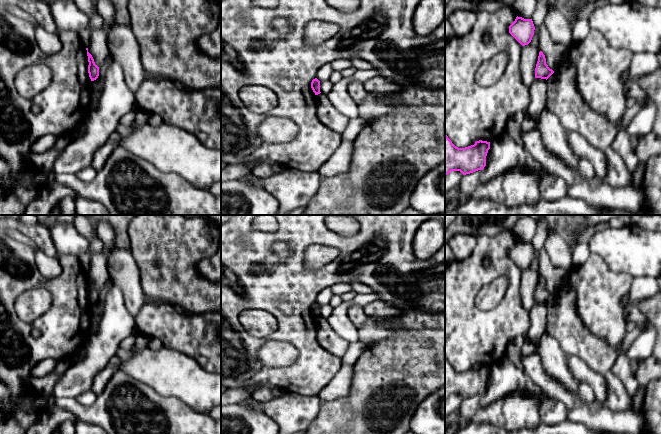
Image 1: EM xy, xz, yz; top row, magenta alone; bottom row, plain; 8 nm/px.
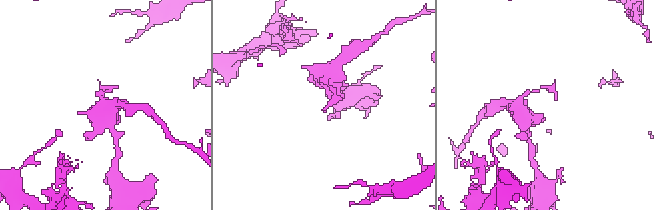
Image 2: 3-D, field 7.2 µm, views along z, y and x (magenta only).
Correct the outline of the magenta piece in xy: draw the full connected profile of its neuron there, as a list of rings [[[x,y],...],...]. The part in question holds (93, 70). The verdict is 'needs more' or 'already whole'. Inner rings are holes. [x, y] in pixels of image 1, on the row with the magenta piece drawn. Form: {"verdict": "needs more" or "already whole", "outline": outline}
{"verdict": "already whole", "outline": [[[86,48],[86,50],[87,50],[87,56],[88,56],[88,62],[89,62],[89,65],[88,65],[89,77],[91,81],[94,81],[99,76],[99,67],[95,64],[92,55],[88,52],[88,48]]]}

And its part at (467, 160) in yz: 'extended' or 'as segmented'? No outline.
as segmented

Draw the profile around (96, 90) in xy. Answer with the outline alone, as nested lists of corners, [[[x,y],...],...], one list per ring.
[[[97,78],[96,80],[92,81],[92,109],[95,109],[98,106],[102,93],[103,89],[99,87],[99,80]]]

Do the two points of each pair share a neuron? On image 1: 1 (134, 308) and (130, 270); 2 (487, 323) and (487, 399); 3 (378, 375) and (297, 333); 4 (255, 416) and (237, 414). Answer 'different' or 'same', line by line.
1: same
2: different
3: different
4: same

